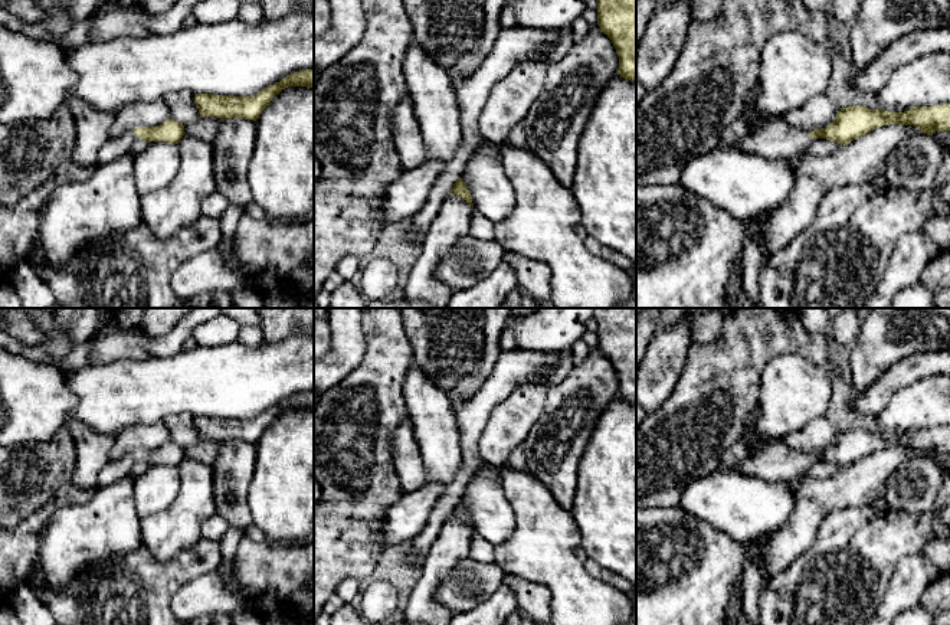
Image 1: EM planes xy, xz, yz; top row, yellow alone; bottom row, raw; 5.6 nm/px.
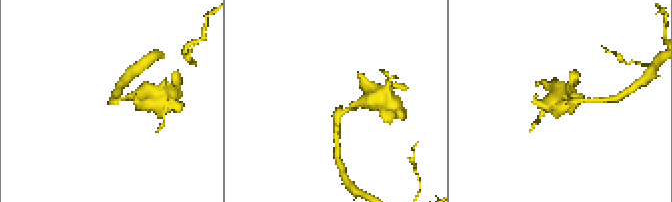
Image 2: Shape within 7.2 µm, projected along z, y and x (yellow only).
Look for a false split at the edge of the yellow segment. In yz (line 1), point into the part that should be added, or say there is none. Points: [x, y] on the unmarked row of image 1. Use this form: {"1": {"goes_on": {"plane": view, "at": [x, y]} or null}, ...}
{"1": {"goes_on": {"plane": "yz", "at": [777, 462]}}}

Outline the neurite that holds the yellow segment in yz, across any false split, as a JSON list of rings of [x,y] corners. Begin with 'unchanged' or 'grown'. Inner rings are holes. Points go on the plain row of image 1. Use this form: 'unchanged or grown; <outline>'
grown; [[[950,426],[914,429],[904,435],[869,432],[861,428],[846,429],[838,433],[833,445],[810,455],[790,448],[784,441],[777,441],[746,457],[730,469],[770,482],[795,481],[808,475],[812,461],[826,461],[845,468],[875,451],[891,446],[914,448],[927,458],[933,458],[934,454],[950,454]]]

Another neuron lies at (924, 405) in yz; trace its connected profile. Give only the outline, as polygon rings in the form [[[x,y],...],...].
[[[931,376],[898,390],[877,422],[878,431],[891,435],[950,426],[950,376]]]

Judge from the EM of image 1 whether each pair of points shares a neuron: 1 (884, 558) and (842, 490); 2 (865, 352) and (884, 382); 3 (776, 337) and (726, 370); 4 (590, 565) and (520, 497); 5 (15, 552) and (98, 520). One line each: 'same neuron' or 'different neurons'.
1: different neurons
2: different neurons
3: same neuron
4: different neurons
5: different neurons

